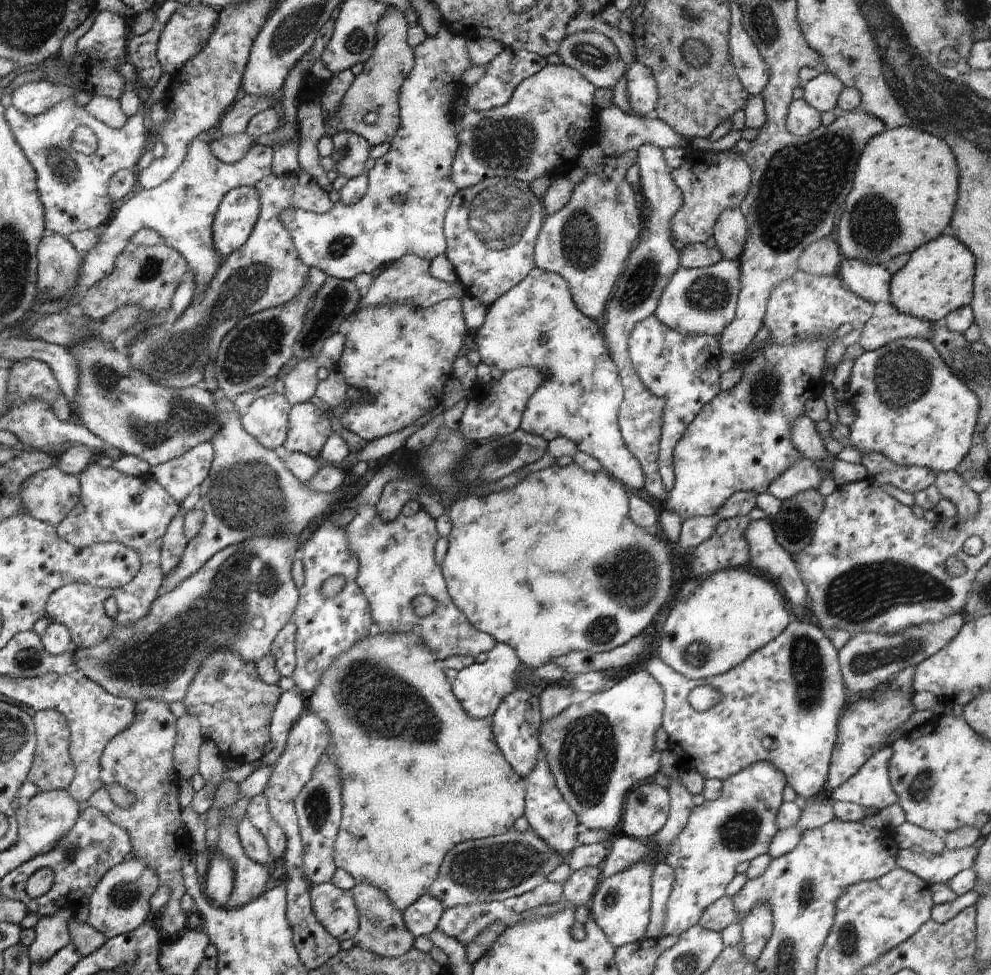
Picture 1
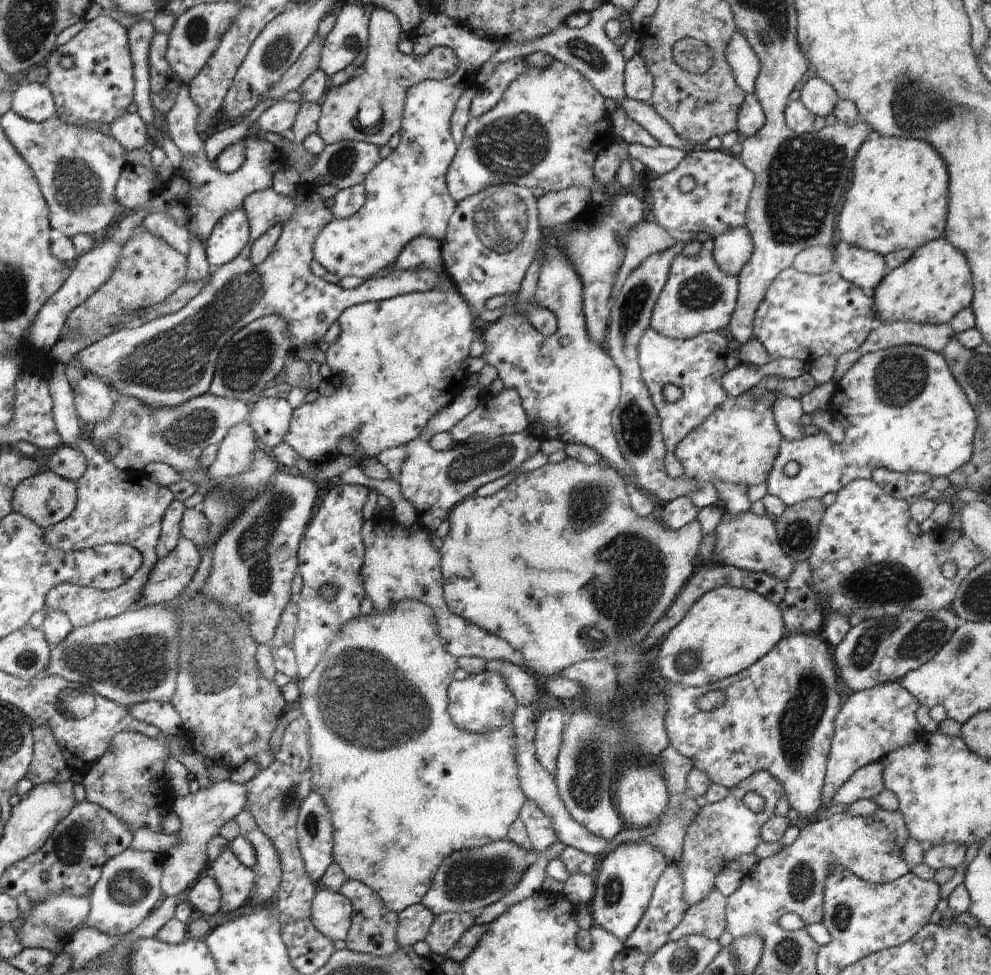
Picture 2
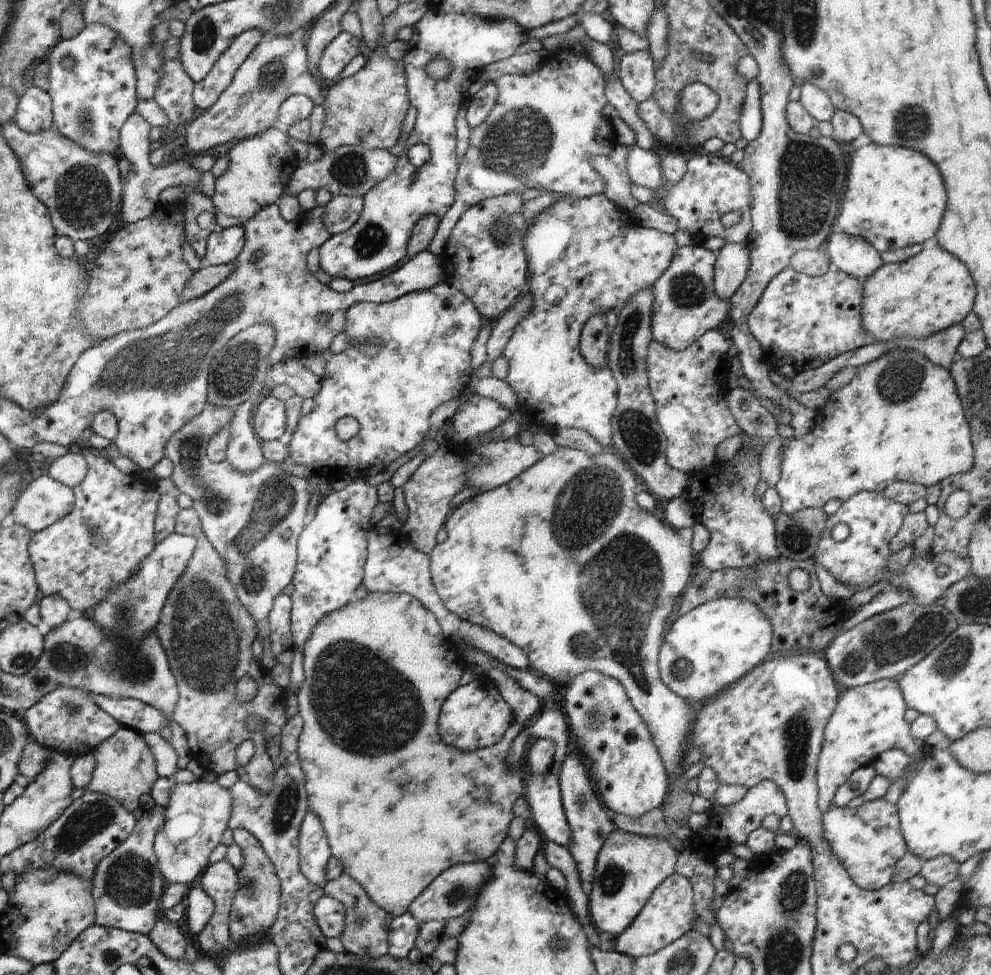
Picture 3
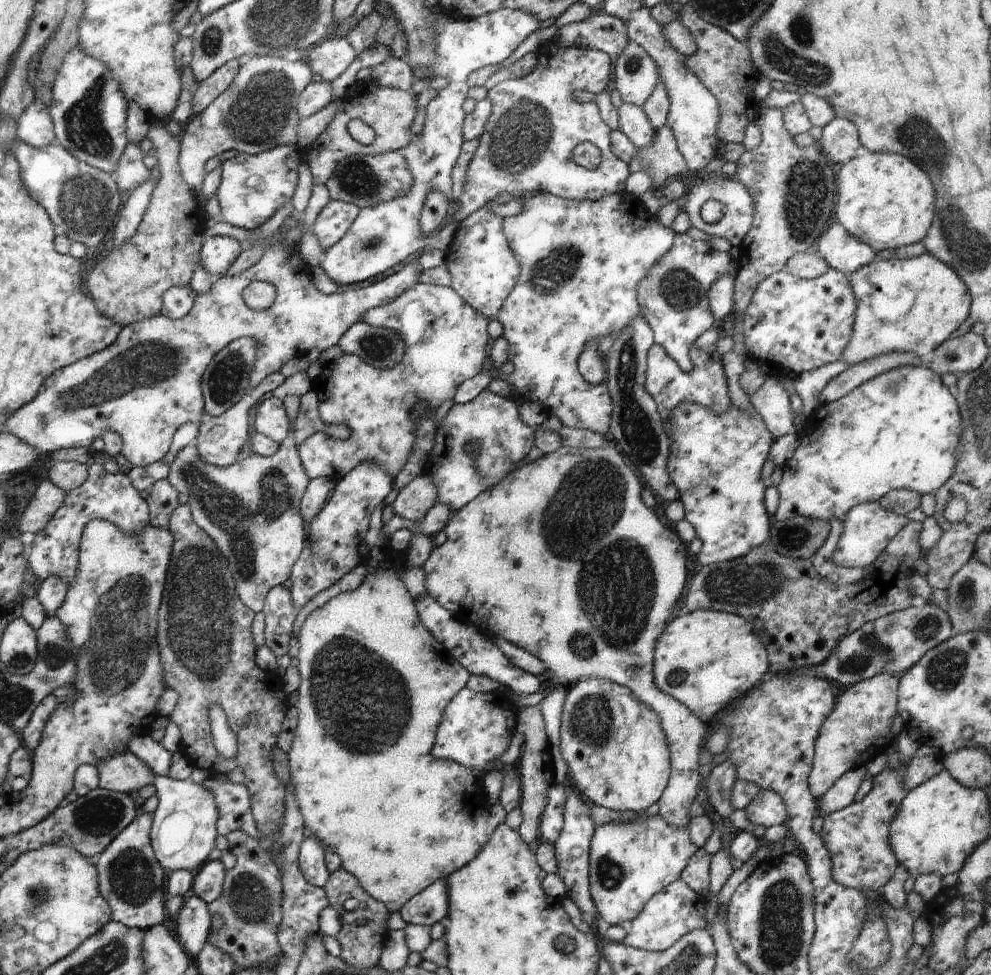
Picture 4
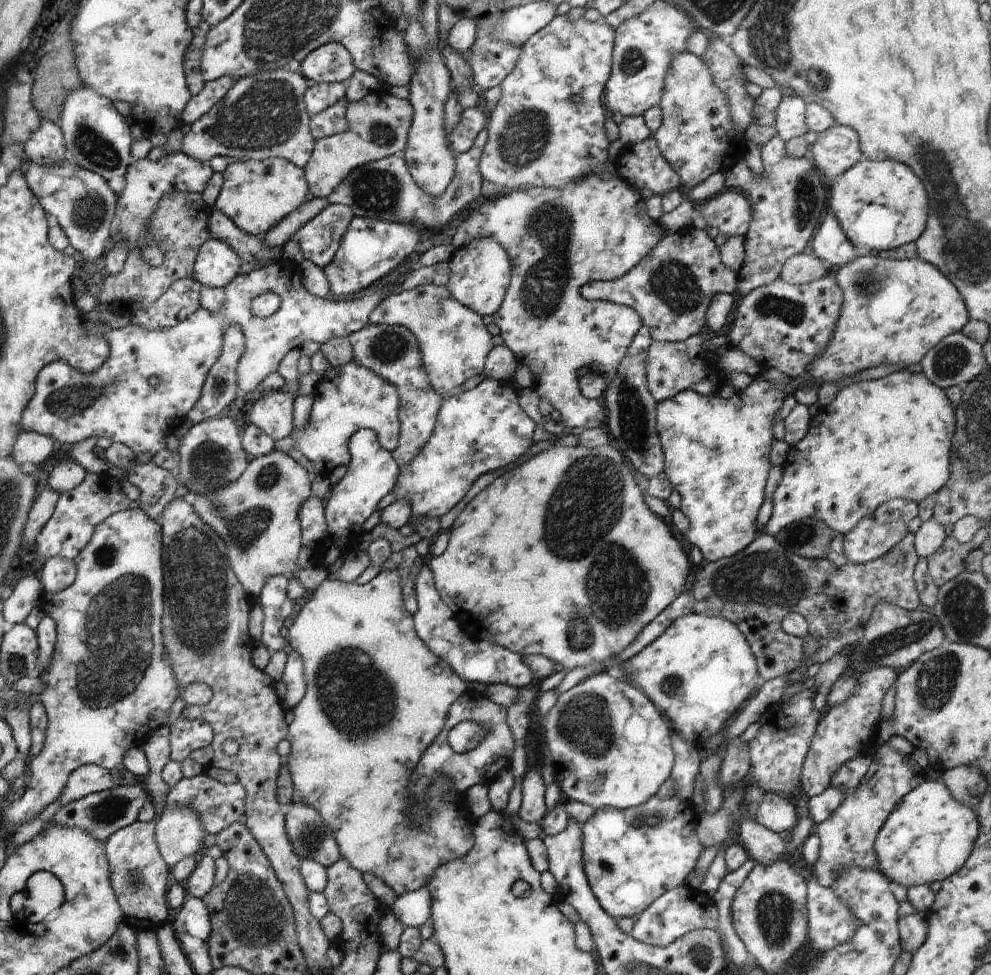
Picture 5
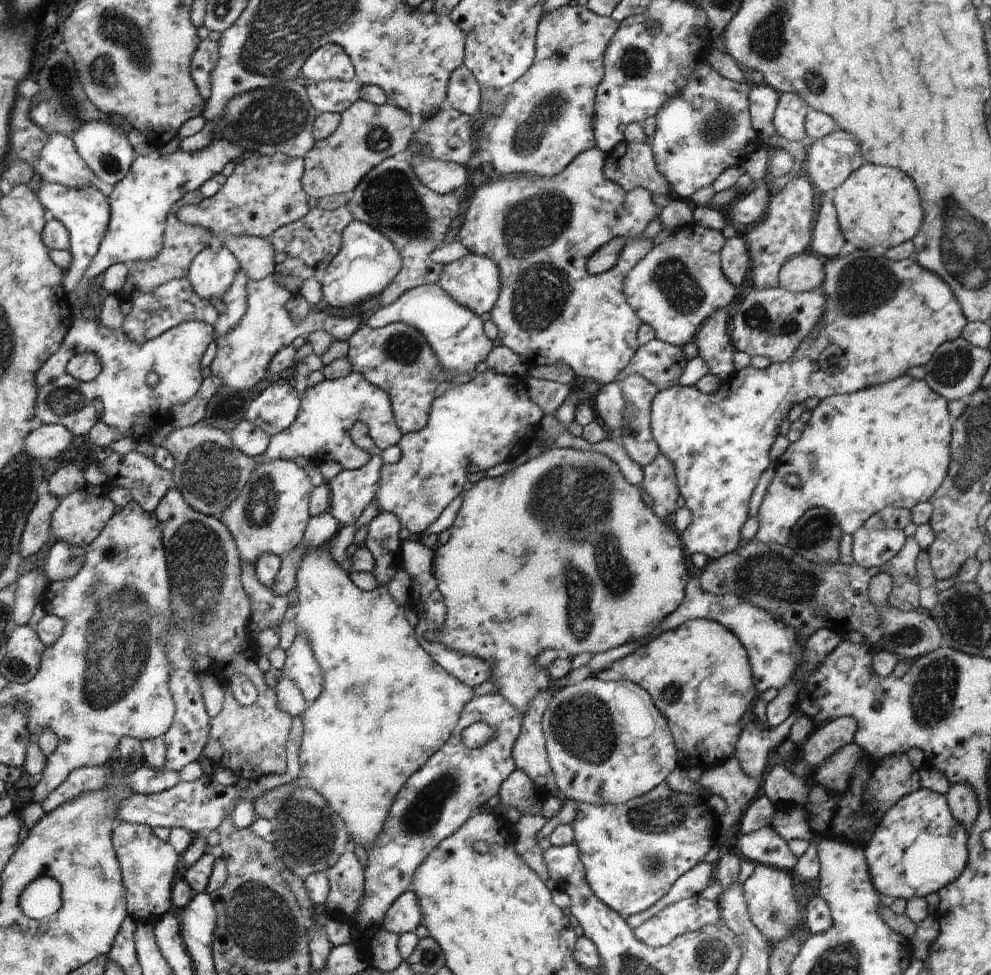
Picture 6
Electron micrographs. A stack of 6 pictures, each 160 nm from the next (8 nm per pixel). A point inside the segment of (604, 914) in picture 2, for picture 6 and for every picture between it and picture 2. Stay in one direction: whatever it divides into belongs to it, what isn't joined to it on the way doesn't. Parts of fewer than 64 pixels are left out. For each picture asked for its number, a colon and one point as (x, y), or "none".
3: (629, 867)
4: (629, 862)
5: (631, 857)
6: (633, 852)

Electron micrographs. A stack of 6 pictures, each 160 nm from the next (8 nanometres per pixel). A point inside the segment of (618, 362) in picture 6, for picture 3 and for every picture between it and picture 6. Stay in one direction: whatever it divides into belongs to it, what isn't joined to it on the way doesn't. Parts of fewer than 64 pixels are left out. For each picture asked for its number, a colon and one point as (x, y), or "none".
3: (601, 255)
4: (580, 261)
5: (596, 228)

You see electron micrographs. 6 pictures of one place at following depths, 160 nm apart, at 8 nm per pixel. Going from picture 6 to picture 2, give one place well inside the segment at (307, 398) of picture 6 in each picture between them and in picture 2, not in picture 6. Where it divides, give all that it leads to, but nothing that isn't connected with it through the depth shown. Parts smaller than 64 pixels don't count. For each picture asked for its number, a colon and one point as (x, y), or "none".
2: (397, 362)
3: (426, 336)
4: (445, 339)
5: (350, 397)

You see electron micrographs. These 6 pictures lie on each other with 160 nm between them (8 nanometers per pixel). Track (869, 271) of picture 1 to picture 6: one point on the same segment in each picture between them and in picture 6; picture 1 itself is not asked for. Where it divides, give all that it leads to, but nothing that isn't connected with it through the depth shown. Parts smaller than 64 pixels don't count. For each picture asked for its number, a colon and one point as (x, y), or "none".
2: (863, 268)
3: (853, 255)
4: (843, 252)
5: (829, 243)
6: (827, 240)

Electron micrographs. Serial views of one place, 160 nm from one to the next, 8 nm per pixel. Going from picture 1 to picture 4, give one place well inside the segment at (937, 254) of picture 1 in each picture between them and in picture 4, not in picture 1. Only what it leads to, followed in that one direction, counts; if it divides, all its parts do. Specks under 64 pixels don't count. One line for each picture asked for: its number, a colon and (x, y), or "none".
2: (935, 283)
3: (932, 291)
4: (912, 305)

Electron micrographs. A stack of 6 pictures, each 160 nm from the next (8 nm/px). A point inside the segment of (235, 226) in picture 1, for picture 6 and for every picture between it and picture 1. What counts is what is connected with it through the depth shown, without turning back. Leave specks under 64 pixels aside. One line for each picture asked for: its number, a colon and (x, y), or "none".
2: (227, 239)
3: (223, 247)
4: (217, 254)
5: (216, 264)
6: (211, 273)

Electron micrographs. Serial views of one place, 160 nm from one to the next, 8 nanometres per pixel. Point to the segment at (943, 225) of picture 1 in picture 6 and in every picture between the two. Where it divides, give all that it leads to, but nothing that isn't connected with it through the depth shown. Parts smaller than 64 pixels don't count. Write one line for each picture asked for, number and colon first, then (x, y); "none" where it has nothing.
2: (898, 199)
3: (894, 197)
4: (886, 201)
5: (881, 204)
6: (876, 206)

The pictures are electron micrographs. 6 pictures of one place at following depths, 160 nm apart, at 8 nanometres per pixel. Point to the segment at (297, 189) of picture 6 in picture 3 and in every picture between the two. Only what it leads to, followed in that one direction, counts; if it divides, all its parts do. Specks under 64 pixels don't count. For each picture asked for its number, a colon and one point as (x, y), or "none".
3: (260, 167)
4: (253, 187)
5: (256, 195)

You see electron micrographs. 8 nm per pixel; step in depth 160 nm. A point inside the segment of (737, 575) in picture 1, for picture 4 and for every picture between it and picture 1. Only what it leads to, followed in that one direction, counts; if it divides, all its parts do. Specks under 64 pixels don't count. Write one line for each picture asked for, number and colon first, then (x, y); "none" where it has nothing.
2: (730, 628)
3: (707, 649)
4: (705, 659)

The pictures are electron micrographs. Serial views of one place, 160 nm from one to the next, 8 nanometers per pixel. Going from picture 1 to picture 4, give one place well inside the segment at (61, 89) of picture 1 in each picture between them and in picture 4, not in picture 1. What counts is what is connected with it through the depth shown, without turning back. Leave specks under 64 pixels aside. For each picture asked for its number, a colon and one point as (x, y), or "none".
2: (32, 101)
3: (34, 112)
4: (35, 127)

